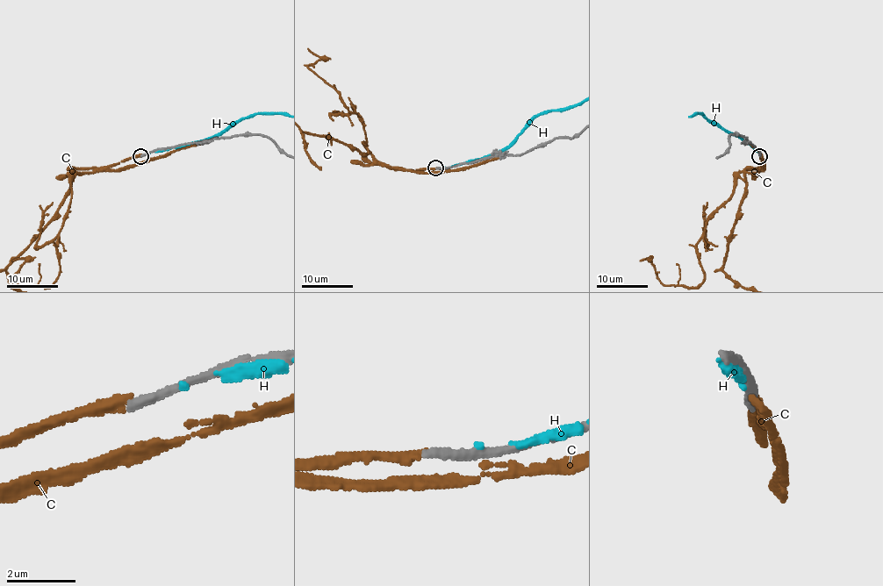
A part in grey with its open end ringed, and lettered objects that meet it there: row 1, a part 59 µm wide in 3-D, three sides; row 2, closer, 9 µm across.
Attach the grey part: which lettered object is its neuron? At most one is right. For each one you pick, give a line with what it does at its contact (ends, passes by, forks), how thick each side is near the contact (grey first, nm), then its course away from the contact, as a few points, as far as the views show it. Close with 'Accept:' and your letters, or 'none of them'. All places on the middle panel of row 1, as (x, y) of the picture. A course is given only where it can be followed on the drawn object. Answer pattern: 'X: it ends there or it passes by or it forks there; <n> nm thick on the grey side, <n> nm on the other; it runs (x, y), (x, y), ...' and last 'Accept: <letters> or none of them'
Accept: none of them

